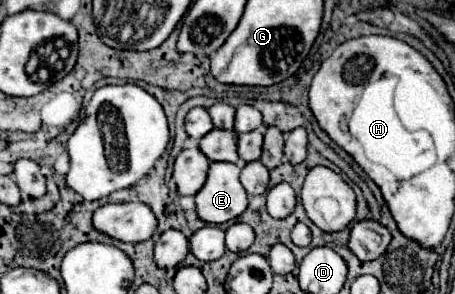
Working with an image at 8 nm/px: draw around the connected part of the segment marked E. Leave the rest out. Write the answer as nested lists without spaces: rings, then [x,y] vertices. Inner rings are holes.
[[[210,163],[208,179],[194,197],[198,217],[204,223],[220,225],[246,211],[248,197],[240,183],[240,171],[240,163]]]

